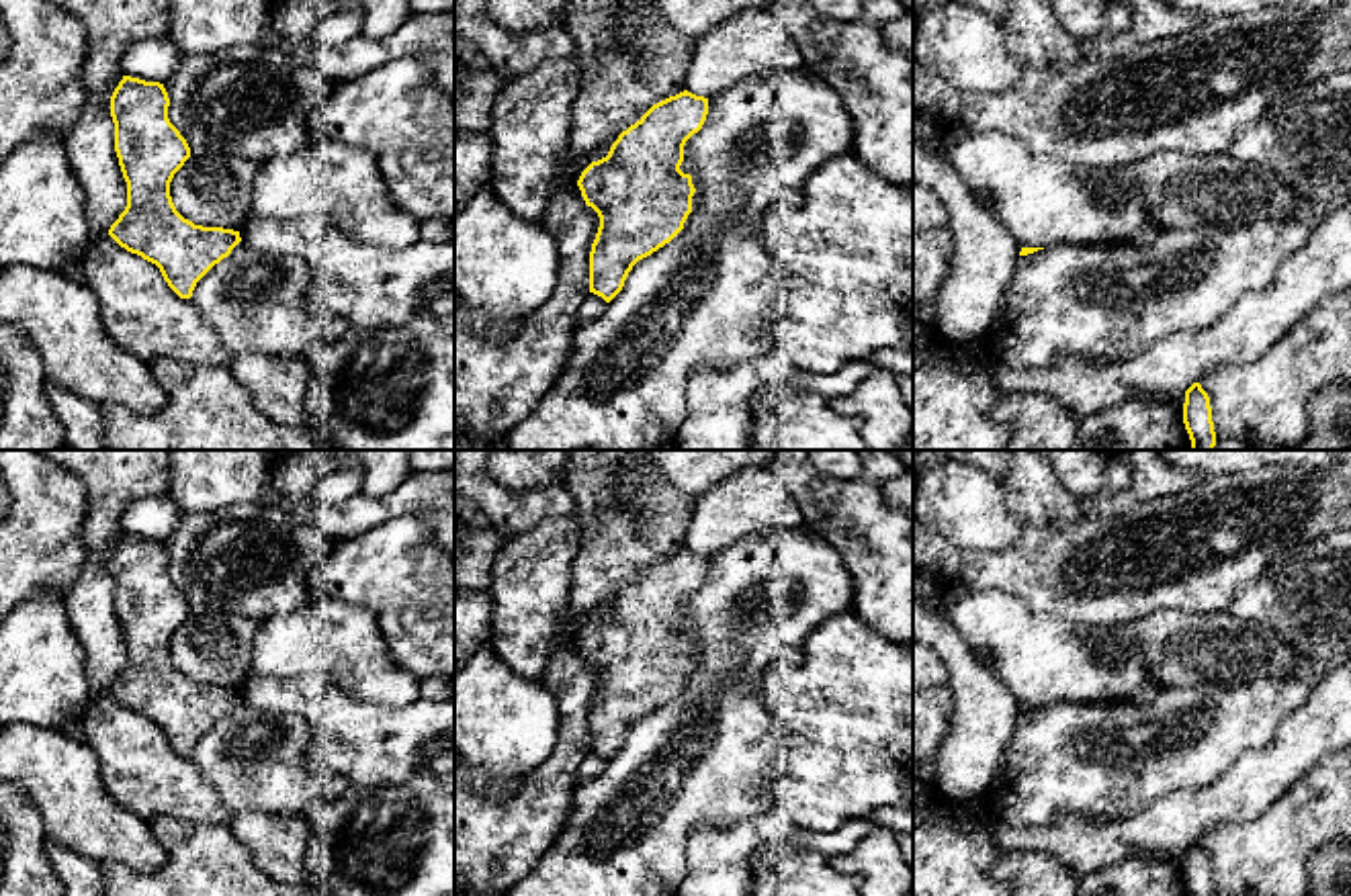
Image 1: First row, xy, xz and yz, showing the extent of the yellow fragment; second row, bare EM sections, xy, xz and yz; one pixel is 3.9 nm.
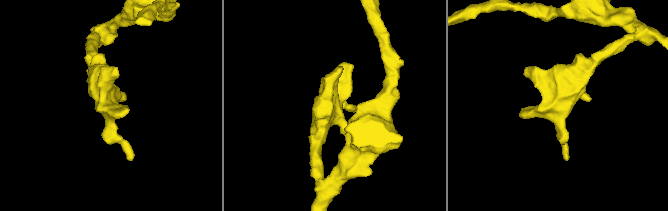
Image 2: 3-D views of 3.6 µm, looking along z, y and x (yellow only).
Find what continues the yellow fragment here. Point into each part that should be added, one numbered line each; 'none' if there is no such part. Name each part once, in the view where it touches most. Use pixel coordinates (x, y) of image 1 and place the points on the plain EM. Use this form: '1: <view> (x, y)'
none

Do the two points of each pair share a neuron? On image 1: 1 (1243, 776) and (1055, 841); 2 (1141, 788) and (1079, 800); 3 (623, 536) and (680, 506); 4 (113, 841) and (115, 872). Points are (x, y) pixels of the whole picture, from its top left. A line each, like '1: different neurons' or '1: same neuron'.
1: same neuron
2: same neuron
3: same neuron
4: different neurons

